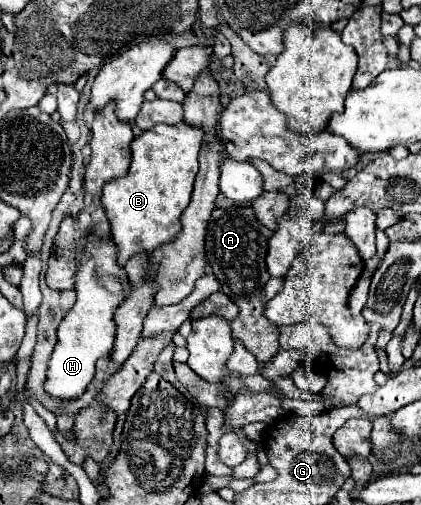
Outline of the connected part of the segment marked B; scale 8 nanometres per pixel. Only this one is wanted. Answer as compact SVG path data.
M159 123L143 131L131 143L131 165L125 177L117 177L103 187L103 207L111 223L111 235L119 245L119 261L127 263L135 253L155 251L171 243L183 229L181 213L191 203L193 181L199 171L199 147L203 131L187 123Z

